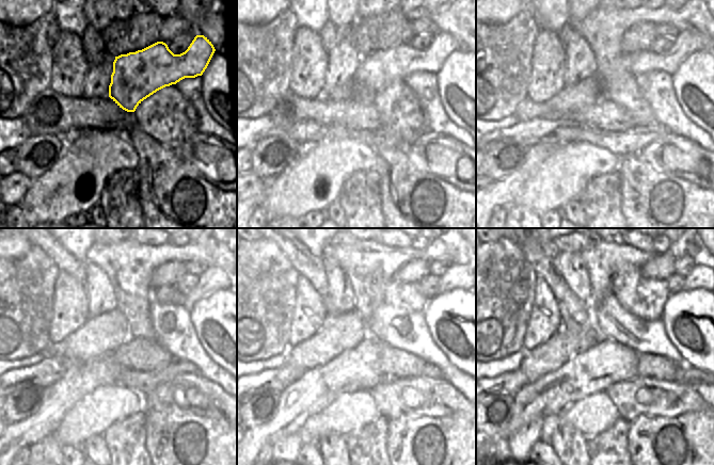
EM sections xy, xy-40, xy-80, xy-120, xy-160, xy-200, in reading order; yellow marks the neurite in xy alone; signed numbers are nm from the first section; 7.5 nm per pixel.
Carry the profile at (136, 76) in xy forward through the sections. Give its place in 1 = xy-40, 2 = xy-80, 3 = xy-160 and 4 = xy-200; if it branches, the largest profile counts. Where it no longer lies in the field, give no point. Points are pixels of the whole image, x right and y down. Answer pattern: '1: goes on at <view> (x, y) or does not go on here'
1: goes on at xy-40 (377, 70)
2: goes on at xy-80 (686, 43)
3: goes on at xy-160 (454, 277)
4: goes on at xy-200 (693, 281)

